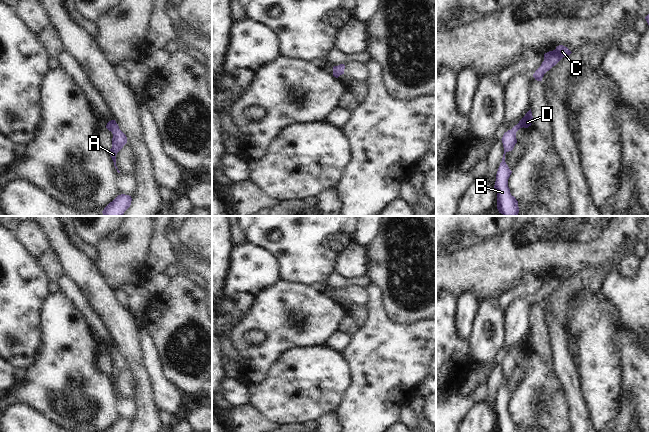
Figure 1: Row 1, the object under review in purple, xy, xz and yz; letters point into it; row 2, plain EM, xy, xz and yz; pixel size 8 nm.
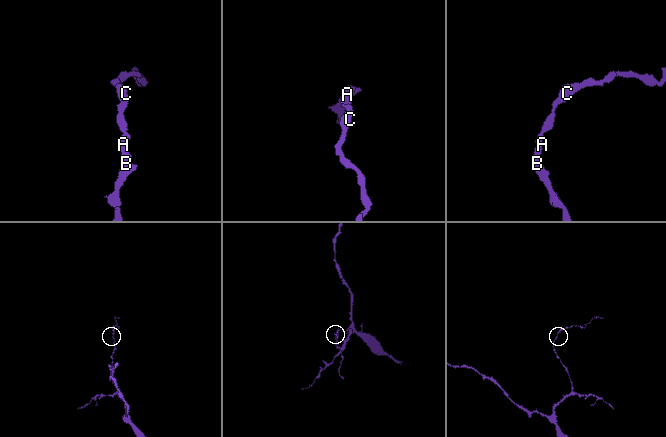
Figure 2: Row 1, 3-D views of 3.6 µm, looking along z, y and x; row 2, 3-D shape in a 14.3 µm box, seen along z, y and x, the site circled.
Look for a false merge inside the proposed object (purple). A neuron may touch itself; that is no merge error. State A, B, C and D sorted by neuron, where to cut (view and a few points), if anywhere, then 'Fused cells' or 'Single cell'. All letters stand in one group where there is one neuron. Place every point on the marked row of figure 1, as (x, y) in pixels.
Groups: A B C D. No split. Single cell

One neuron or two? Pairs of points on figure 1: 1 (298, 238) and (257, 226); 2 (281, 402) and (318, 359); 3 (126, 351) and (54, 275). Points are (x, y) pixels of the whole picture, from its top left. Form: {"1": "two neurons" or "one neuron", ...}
{"1": "one neuron", "2": "one neuron", "3": "two neurons"}

